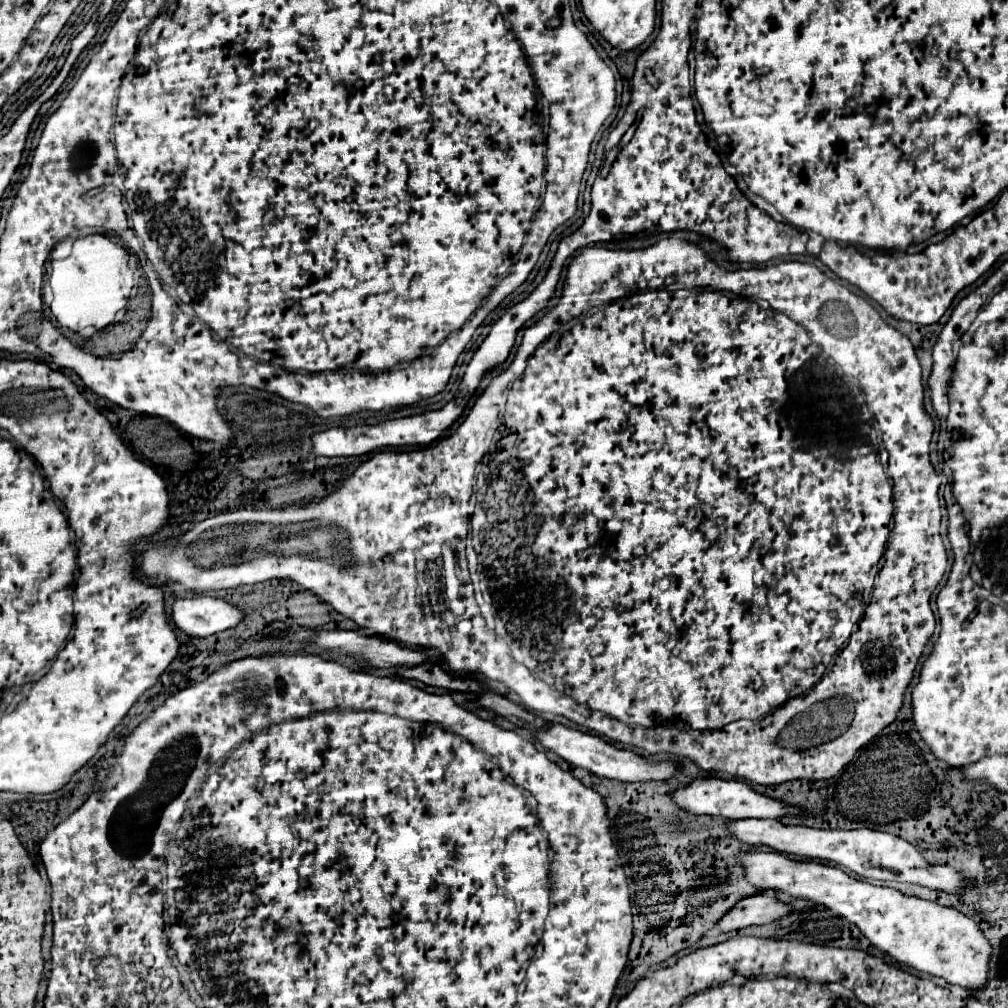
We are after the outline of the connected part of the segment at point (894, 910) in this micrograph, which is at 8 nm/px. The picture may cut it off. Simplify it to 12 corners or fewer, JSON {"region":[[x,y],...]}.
{"region":[[740,854],[748,882],[834,910],[910,968],[968,992],[974,920],[838,866]]}

